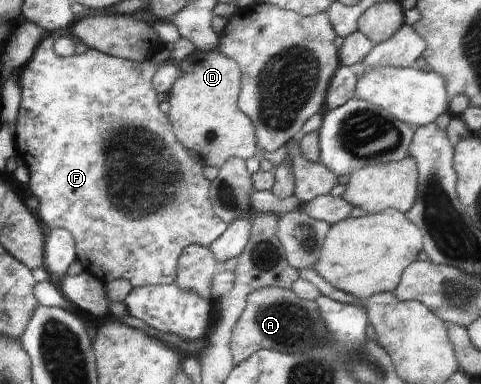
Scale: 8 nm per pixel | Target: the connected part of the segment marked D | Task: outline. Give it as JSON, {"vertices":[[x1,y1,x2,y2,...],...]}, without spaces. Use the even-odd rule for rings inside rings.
{"vertices":[[195,50,187,59,178,63,182,75,175,82,176,89,170,93,170,111,168,117,172,117,172,125,176,125,176,137,188,145,197,157,200,157,205,165,223,168,232,158,239,158,246,162,250,158,256,158,261,153,256,139,254,123,238,109,238,91,240,91,240,69,231,58,226,58,218,50,202,52]]}

